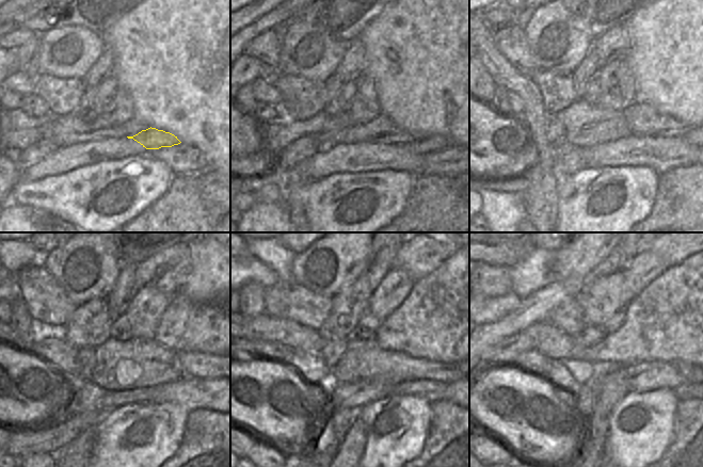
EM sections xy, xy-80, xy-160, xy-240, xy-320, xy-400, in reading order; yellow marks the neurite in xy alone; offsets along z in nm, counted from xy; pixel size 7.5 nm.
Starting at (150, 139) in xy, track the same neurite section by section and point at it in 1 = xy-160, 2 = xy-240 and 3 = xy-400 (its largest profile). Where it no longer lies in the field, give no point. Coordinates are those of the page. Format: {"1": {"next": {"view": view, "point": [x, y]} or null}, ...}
{"1": {"next": {"view": "xy-160", "point": [686, 138]}}, "2": {"next": null}, "3": {"next": null}}

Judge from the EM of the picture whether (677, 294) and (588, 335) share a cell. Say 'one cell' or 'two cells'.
two cells

